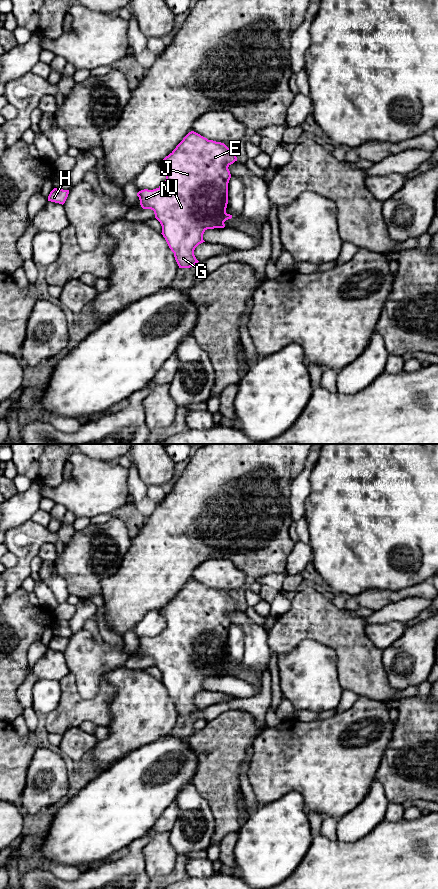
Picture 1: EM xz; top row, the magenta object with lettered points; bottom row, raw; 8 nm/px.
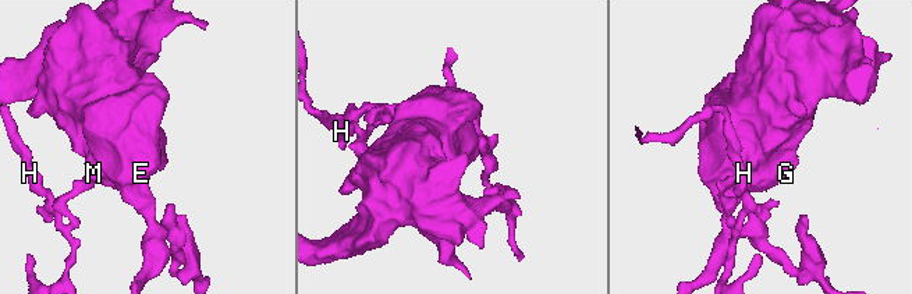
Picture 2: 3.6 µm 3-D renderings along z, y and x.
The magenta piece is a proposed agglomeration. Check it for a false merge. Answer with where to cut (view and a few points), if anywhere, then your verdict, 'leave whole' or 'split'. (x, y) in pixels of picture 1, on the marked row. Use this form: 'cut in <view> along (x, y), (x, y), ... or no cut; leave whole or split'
no cut; leave whole

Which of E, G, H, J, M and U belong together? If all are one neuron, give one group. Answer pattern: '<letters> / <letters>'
E G H J M U

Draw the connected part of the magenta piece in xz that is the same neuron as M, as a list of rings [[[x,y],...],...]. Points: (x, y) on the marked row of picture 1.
[[[191,131],[176,148],[161,162],[166,173],[166,180],[156,189],[144,189],[137,193],[143,209],[154,211],[155,218],[162,226],[162,235],[169,248],[174,253],[179,268],[190,268],[199,261],[194,255],[195,248],[205,242],[203,234],[207,229],[224,228],[224,222],[232,218],[226,213],[228,204],[228,183],[231,178],[228,167],[237,161],[236,154],[224,143],[208,140],[200,134]]]

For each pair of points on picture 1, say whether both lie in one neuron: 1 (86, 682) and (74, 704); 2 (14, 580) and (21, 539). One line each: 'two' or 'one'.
1: two
2: one

